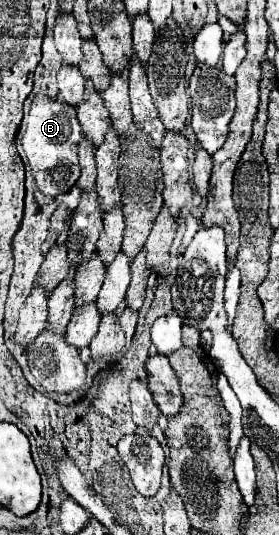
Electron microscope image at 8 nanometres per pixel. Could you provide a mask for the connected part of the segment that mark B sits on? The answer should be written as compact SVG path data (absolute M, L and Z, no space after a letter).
M36 95L30 107L26 133L22 137L22 147L36 177L36 185L44 195L58 197L70 191L80 175L78 167L78 143L82 141L82 129L76 119L76 107L66 107L66 103Z

